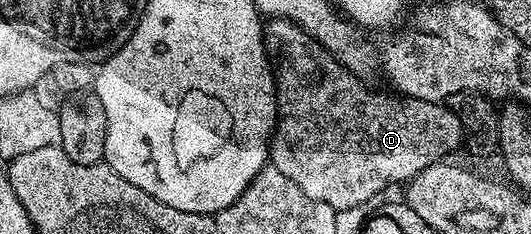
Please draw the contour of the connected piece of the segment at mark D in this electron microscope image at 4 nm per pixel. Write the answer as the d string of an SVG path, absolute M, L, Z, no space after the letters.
M270 18L263 26L263 42L275 71L275 98L279 104L269 161L285 179L293 179L309 199L329 203L336 211L355 209L373 200L386 185L410 182L425 167L450 158L450 153L464 144L461 119L446 104L374 93L297 23Z

